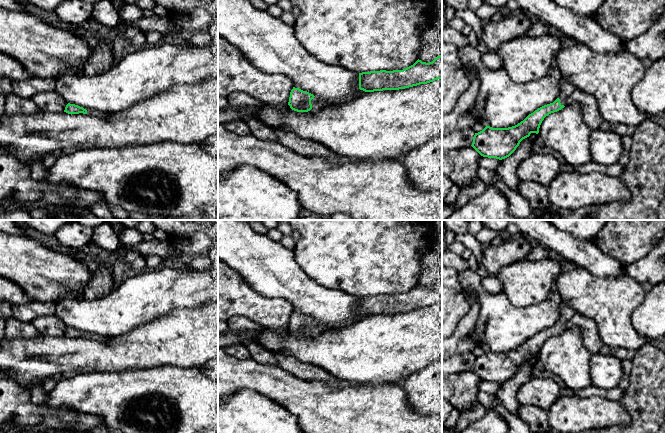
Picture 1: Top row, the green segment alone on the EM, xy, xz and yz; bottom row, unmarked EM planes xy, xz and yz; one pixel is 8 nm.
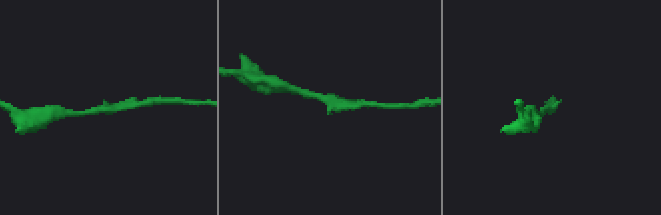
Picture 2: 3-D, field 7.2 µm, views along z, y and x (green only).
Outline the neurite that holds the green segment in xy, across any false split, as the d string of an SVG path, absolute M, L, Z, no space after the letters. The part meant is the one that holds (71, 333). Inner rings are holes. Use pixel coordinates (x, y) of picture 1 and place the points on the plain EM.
M66 327L64 336L71 338L71 339L79 338L79 337L88 338L88 339L96 339L96 340L100 340L100 341L105 341L107 339L107 338L101 337L99 335L95 335L95 334L91 334L91 333L84 333L83 331L80 331L75 328L70 328L70 327Z

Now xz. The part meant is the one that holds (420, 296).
M442 278L432 286L417 284L403 294L359 297L359 313L365 316L399 314L442 303Z

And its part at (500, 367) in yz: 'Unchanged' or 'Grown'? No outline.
Grown

